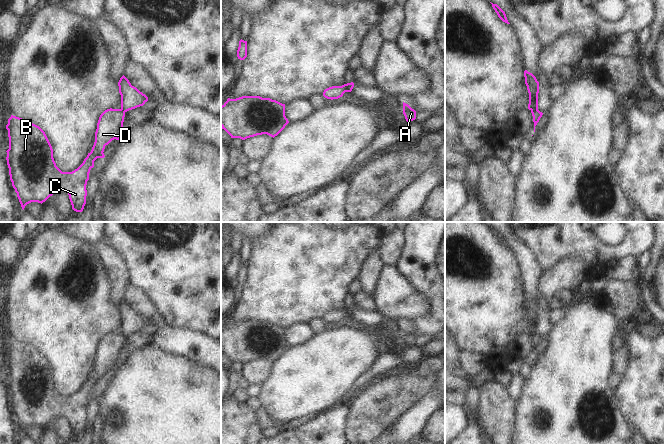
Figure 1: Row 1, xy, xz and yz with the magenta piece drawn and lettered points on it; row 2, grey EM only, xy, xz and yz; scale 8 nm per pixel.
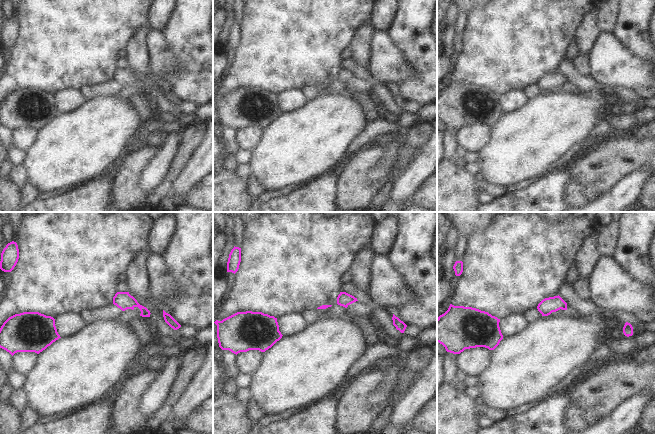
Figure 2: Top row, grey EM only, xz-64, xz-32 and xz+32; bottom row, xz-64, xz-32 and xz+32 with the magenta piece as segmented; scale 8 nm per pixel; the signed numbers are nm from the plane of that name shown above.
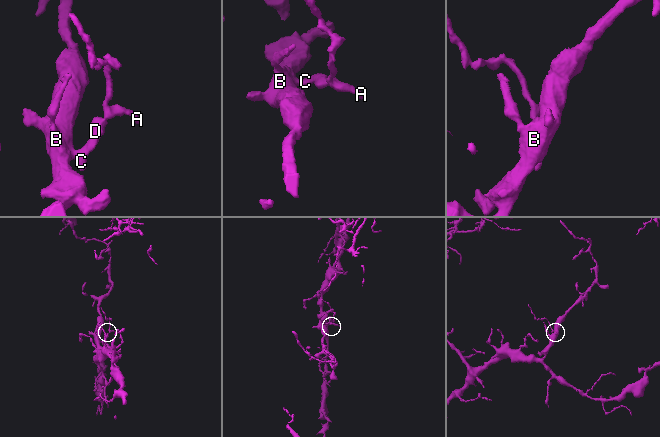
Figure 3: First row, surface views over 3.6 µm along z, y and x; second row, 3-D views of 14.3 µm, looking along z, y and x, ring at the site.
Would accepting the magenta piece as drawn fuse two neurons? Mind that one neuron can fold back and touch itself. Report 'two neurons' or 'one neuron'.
two neurons

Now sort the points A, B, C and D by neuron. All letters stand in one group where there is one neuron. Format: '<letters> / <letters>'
A / B C D

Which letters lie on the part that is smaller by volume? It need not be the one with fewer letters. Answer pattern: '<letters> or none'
A

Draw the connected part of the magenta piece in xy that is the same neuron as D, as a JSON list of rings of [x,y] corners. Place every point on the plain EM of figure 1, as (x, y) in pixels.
[[[107,333],[99,341],[95,356],[95,366],[90,377],[83,387],[72,396],[62,396],[53,382],[52,370],[45,356],[32,346],[13,340],[8,343],[9,373],[7,376],[7,389],[10,404],[17,417],[17,421],[24,434],[31,426],[43,427],[55,416],[64,414],[68,417],[72,433],[82,436],[86,428],[86,409],[89,404],[90,394],[94,391],[97,382],[104,382],[104,373],[112,364],[119,364],[123,356],[125,336],[121,333]]]

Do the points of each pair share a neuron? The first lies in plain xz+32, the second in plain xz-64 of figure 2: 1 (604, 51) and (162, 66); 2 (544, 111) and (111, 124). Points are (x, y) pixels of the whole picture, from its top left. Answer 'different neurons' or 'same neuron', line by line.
1: same neuron
2: same neuron

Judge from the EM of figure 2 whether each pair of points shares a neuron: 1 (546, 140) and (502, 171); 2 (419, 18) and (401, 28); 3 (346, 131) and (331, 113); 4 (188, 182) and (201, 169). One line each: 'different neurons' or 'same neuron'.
1: same neuron
2: same neuron
3: same neuron
4: same neuron

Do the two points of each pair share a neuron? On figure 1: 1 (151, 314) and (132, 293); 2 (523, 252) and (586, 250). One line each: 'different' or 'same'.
1: same
2: different

